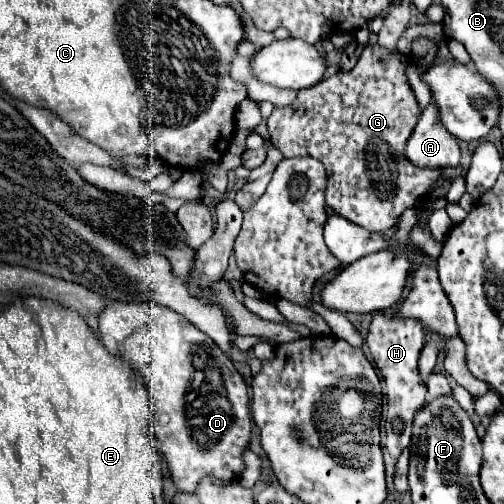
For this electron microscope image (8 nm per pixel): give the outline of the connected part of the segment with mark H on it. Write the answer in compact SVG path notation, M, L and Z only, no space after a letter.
M376 316L370 324L366 344L382 378L386 380L386 452L392 460L398 460L402 450L410 446L410 426L414 412L426 404L426 386L424 380L418 376L418 356L424 346L424 330L416 320L394 320L392 316Z

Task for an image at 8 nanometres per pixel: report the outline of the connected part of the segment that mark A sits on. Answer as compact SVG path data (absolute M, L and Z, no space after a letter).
M434 104L420 114L412 136L406 142L406 158L418 168L458 166L458 140L446 128L442 128Z

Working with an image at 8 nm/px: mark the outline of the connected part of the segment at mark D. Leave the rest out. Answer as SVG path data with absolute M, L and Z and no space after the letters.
M108 300L98 324L104 346L144 374L146 388L150 392L152 438L168 462L176 488L180 492L194 492L196 484L206 474L212 474L220 480L238 480L244 470L242 452L248 446L252 430L248 414L248 390L232 360L218 348L218 344L214 344L210 336L194 328L194 324L190 324L178 312L172 312L172 308L154 302Z

